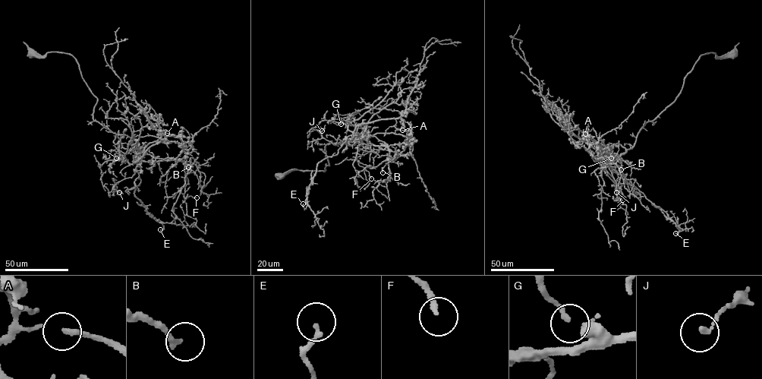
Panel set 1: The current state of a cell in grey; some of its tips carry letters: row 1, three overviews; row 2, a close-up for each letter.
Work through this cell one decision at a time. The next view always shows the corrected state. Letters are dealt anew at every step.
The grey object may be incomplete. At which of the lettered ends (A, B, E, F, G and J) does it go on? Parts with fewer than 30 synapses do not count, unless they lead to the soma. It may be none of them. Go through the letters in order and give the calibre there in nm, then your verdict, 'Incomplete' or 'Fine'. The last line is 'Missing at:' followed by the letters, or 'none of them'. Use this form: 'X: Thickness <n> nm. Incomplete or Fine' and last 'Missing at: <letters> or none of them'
A: Thickness 150 nm. Fine
B: Thickness 190 nm. Fine
E: Thickness 170 nm. Fine
F: Thickness 180 nm. Fine
G: Thickness 180 nm. Fine
J: Thickness 160 nm. Fine
Missing at: none of them

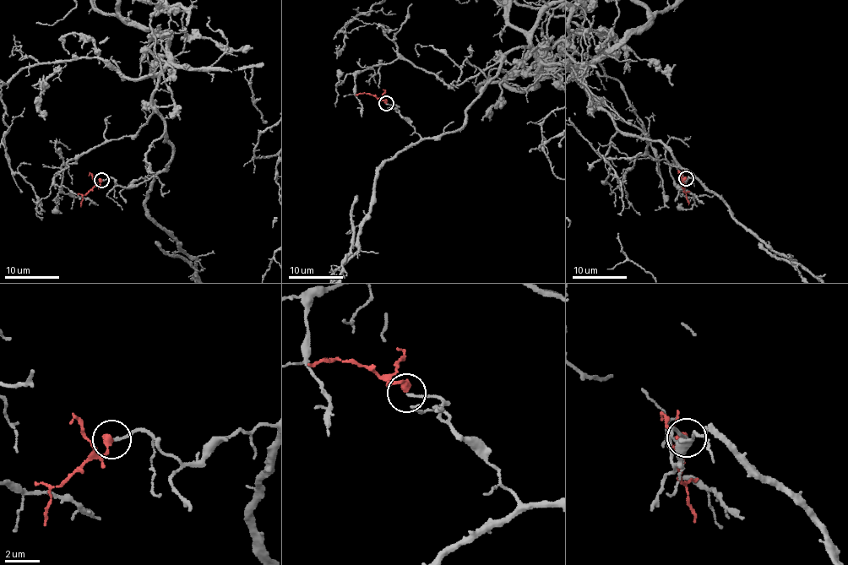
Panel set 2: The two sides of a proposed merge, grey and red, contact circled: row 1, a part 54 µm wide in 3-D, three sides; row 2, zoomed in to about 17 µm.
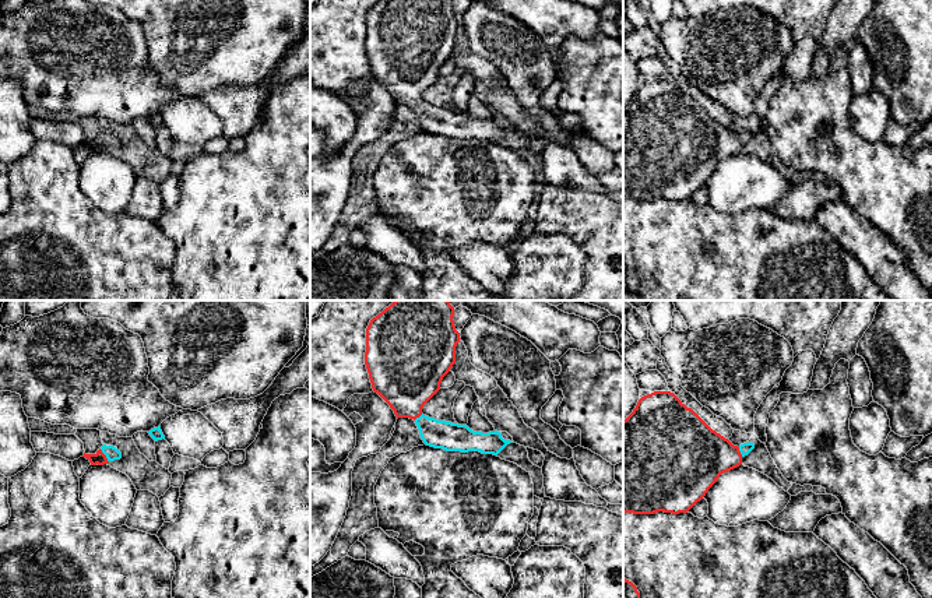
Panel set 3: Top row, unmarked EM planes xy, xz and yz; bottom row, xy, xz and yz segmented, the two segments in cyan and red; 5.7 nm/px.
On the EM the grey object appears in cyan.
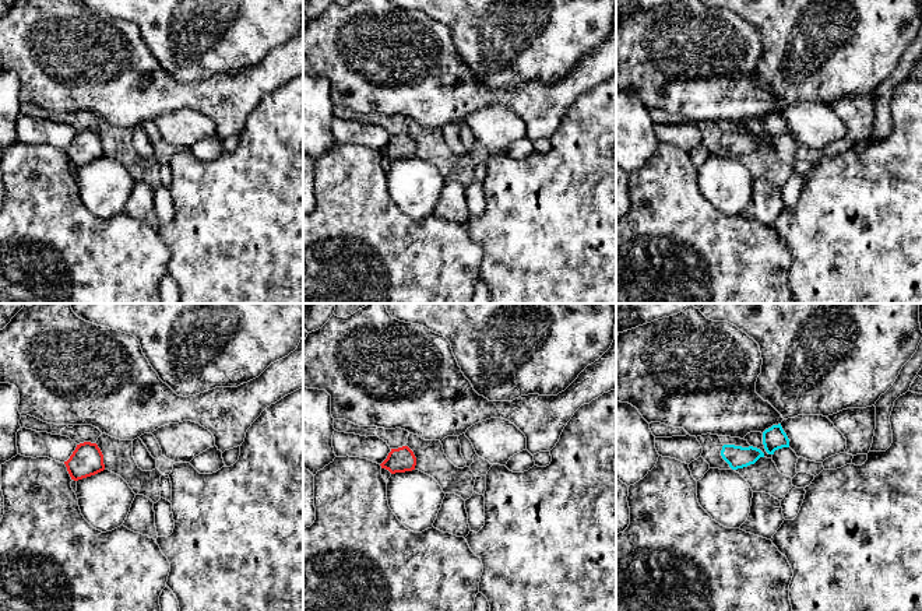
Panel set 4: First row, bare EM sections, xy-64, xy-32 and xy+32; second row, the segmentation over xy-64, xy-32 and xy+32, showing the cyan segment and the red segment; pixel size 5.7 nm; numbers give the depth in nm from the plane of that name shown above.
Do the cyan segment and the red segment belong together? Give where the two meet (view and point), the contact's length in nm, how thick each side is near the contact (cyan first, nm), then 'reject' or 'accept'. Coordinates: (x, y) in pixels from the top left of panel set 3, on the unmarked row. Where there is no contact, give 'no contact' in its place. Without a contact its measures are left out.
xy (105, 141) | 90 nm | 80/70 nm | accept

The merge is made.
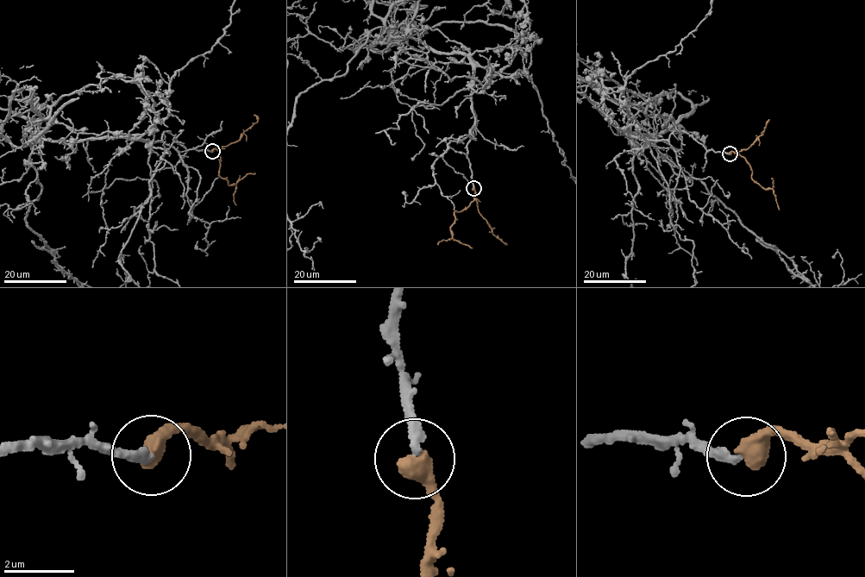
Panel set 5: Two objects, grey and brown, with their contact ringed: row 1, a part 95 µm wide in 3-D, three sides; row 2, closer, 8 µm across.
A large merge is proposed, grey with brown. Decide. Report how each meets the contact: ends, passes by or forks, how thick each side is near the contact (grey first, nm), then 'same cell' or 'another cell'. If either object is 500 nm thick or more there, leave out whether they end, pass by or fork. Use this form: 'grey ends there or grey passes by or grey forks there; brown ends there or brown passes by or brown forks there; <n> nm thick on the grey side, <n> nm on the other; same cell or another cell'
200 nm thick on the grey side, 550 nm on the other; same cell

